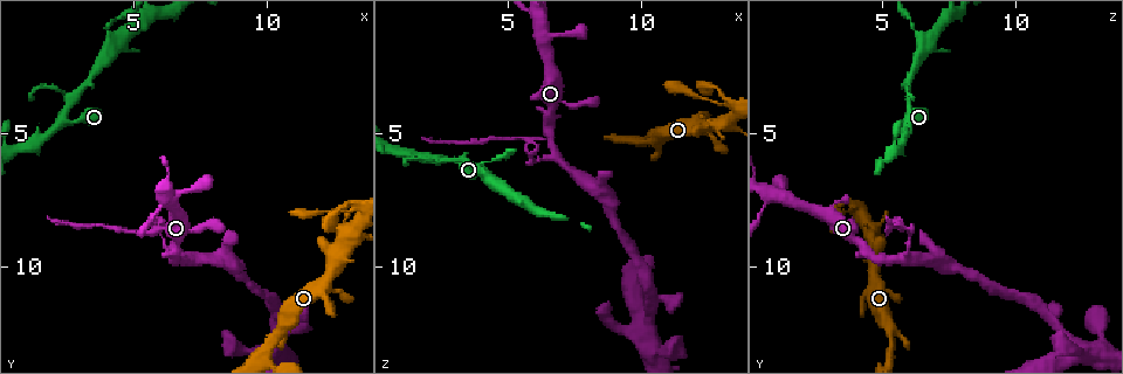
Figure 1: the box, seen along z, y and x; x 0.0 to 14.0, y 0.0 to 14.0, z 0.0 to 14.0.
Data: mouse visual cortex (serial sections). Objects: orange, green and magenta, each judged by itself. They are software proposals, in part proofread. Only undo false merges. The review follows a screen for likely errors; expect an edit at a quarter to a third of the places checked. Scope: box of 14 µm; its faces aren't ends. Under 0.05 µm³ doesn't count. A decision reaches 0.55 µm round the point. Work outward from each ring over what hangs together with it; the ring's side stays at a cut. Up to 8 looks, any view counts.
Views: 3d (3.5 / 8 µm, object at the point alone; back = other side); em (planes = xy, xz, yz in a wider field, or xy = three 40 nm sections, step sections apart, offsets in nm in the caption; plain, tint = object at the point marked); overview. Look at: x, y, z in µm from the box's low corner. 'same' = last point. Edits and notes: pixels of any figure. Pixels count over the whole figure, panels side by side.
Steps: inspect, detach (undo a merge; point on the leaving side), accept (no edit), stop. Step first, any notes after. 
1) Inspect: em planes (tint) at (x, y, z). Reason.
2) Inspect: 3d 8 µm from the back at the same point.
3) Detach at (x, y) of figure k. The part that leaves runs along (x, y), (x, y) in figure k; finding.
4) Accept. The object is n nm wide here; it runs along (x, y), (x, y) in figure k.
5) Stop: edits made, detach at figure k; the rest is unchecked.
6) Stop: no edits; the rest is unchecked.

Inspect: 3d 3.5 µm at (6.1, 9.1, 6.1).

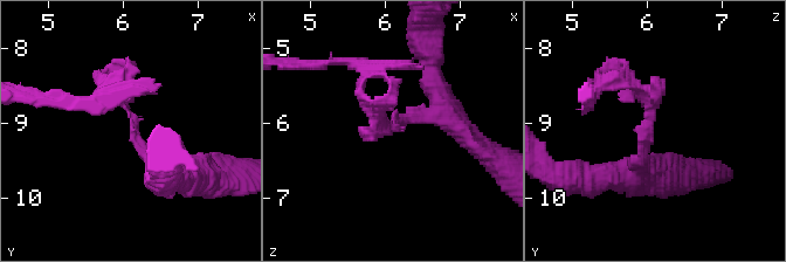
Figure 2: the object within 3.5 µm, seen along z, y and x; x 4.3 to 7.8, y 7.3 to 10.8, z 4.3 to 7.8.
Inspect: em planes (tint) at (6.15, 9.10, 6.05). Need the tissue.

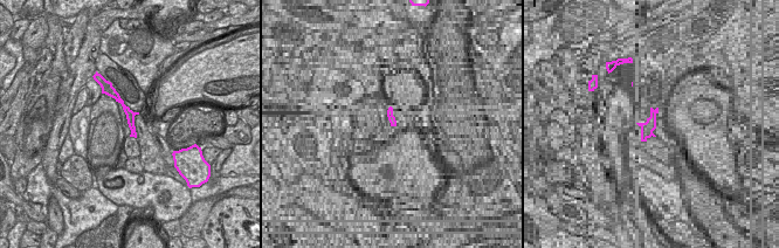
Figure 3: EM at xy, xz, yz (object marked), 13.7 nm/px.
Inspect: em xy step 1 (tint) at the same point. Cut it another way.

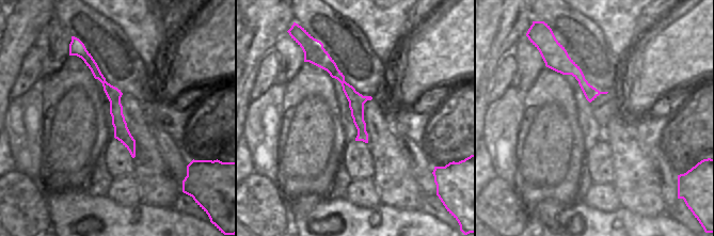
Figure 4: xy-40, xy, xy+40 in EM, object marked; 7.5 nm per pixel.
Detach at (631, 82) of figure 2. A border runs along (585, 79), (578, 81) in figure 4; a second cell is stuck on.

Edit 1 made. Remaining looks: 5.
Inspect: overview. Redraw.

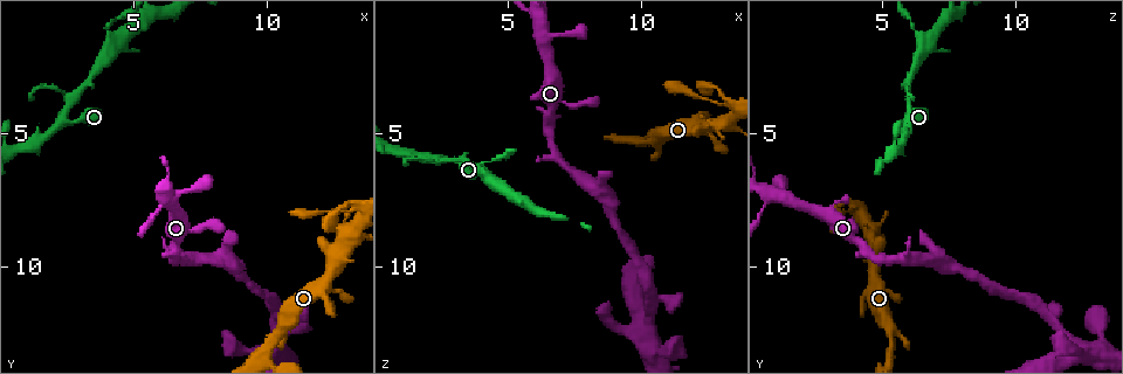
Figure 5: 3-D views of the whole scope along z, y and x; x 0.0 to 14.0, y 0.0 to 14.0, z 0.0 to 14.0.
Inspect: 3d 3.5 µm at (10.2, 13.1, 12.1). Calibre changes.

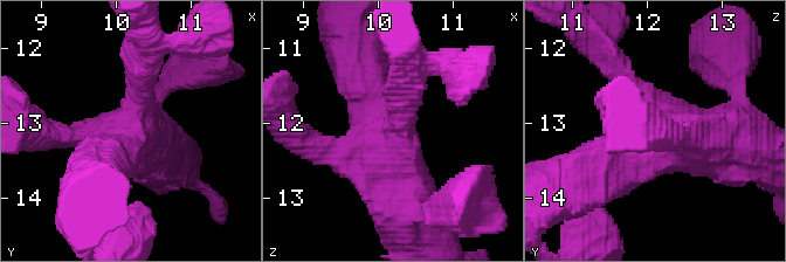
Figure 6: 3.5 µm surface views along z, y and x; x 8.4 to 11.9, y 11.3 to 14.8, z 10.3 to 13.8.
Inspect: em xy step 1 (tint) at (10.15, 13.05, 12.10). Now the EM.

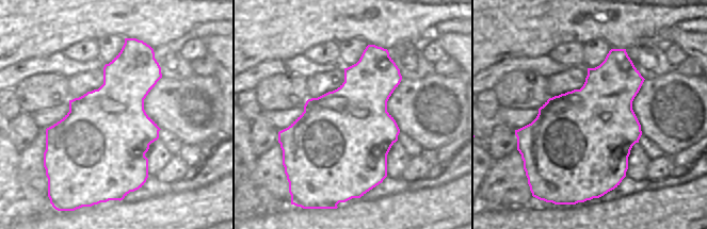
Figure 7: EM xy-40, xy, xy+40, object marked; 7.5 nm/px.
Accept. It runs along (615, 68), (655, 129), (726, 129) in figure 6; continuous, no second cell.

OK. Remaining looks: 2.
Stop: edits made, detach at figure 2; the rest is unchecked.

